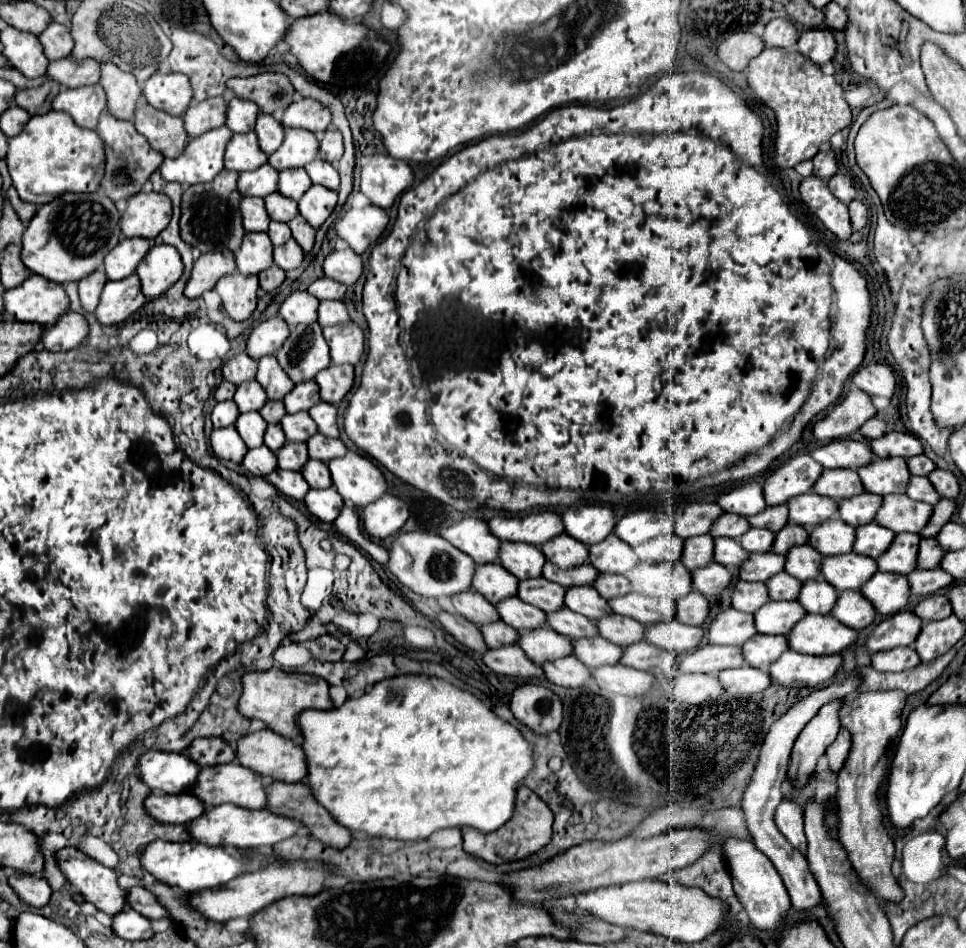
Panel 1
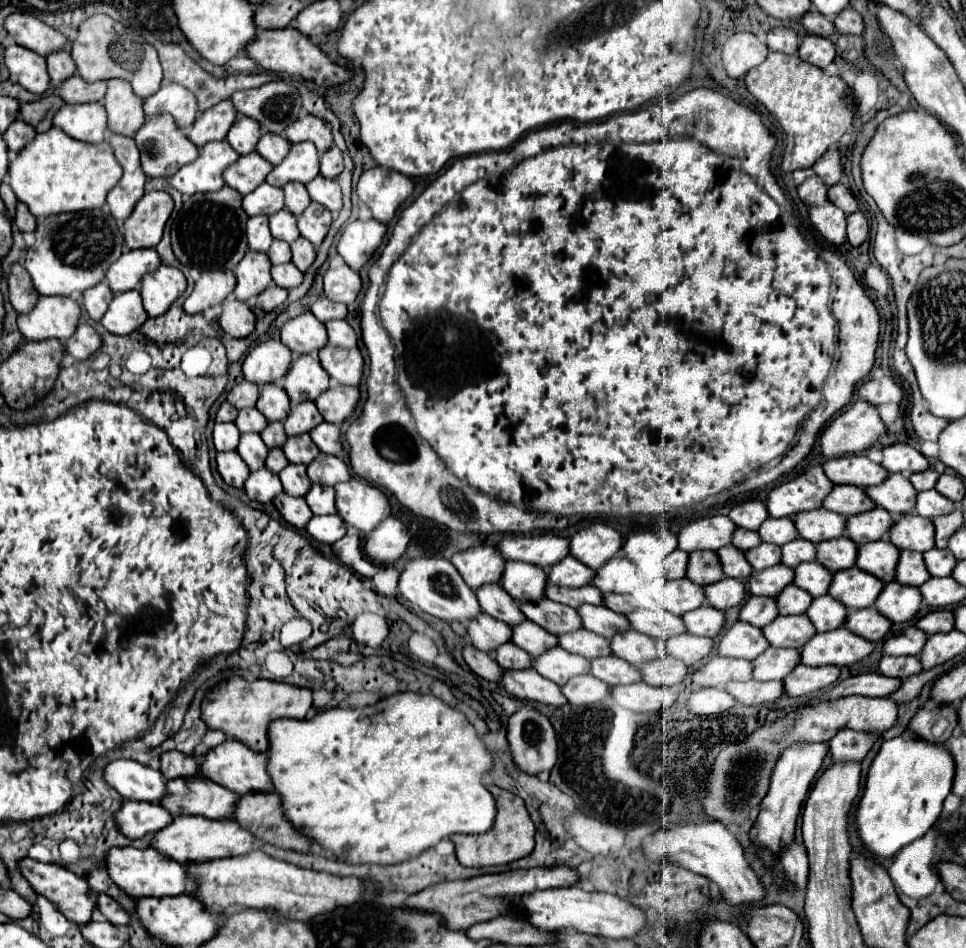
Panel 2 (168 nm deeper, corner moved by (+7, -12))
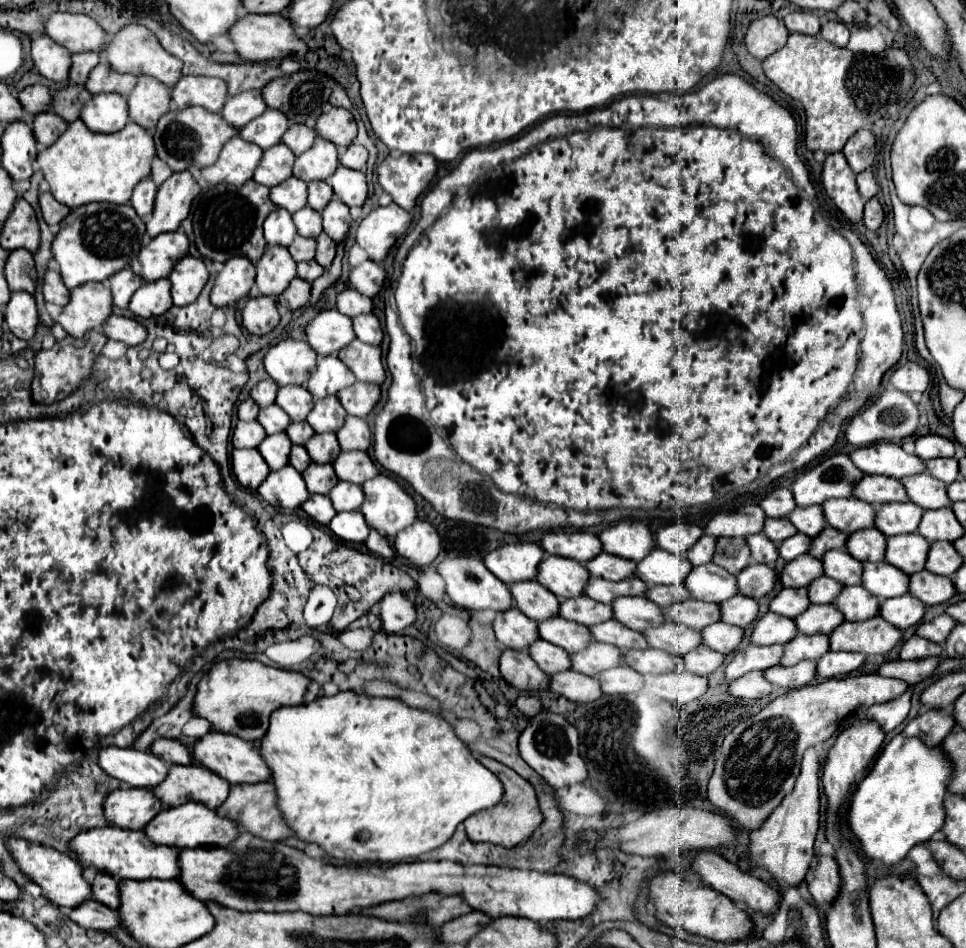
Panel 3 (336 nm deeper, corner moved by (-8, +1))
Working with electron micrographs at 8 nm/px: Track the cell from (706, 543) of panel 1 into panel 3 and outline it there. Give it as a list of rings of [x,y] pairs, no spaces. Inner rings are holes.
[[[720,538],[716,540],[716,552],[712,558],[714,564],[720,564],[730,574],[738,574],[750,564],[750,548],[744,538]]]

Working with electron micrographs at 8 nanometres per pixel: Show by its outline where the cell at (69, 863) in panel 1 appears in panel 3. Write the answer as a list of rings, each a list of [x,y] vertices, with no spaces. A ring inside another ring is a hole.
[[[10,838],[8,850],[20,864],[20,870],[26,872],[30,876],[30,880],[34,880],[44,890],[44,896],[48,900],[52,900],[56,906],[78,908],[82,902],[86,902],[92,896],[92,886],[82,876],[84,868],[76,860],[72,860],[68,854],[62,854],[54,848],[46,848],[40,844],[32,844],[22,838]]]

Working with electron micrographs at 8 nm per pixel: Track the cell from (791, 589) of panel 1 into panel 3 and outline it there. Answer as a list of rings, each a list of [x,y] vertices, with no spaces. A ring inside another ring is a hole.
[[[818,576],[808,586],[808,598],[812,604],[828,604],[836,598],[836,592],[840,592],[840,584],[828,576]]]

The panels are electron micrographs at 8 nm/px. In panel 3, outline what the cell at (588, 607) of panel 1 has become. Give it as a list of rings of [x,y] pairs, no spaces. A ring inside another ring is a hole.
[[[620,596],[612,602],[612,610],[614,620],[638,632],[664,622],[662,608],[648,602],[644,596]]]

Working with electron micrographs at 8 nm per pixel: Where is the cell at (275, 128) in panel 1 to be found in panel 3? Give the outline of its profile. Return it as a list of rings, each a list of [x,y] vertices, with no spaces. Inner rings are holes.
[[[292,124],[286,134],[282,136],[282,142],[298,156],[306,152],[312,146],[312,140],[316,138],[316,132],[304,124]]]

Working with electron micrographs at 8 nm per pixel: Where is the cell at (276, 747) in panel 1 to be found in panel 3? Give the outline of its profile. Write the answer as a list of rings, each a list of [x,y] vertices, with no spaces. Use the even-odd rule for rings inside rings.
[[[210,732],[196,742],[192,754],[194,754],[194,760],[198,760],[208,770],[212,770],[214,774],[228,780],[230,784],[244,784],[244,782],[256,784],[256,782],[264,782],[264,780],[272,778],[272,772],[260,754],[260,746],[256,742],[248,742],[248,740],[242,740],[232,734]]]

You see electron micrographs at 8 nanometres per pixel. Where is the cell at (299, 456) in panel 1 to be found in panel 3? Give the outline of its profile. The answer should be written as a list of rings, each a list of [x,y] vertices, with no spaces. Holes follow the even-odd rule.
[[[310,462],[310,466],[302,472],[308,492],[316,492],[316,494],[328,494],[330,488],[338,482],[336,474],[332,472],[330,464],[318,464],[318,462]]]

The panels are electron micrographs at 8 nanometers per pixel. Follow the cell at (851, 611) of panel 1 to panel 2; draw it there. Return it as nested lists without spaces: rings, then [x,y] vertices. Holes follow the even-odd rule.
[[[869,607],[869,609],[857,609],[849,613],[845,627],[869,641],[879,641],[891,631],[893,623],[881,613],[877,613],[875,607]]]

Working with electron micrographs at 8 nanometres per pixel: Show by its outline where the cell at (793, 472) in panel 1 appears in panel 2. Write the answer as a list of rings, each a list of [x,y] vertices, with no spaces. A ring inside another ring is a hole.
[[[815,465],[797,479],[775,487],[767,495],[767,511],[771,517],[791,517],[795,513],[819,509],[831,489],[833,483],[825,477],[825,471]]]

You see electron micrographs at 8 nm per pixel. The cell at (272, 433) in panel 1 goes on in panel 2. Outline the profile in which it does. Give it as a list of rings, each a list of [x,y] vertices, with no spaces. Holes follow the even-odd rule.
[[[271,449],[271,451],[269,451],[269,455],[267,455],[267,469],[269,469],[271,473],[279,473],[281,469],[285,469],[287,463],[289,463],[289,461],[287,461],[285,453],[281,453],[281,449]]]

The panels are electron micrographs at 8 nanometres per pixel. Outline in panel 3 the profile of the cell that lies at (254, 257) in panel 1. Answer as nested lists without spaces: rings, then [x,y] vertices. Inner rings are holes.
[[[270,244],[256,262],[256,284],[264,296],[280,296],[290,280],[296,278],[296,262],[288,248]]]

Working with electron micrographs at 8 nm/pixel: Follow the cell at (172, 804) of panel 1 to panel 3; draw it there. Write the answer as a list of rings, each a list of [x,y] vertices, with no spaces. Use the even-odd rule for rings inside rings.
[[[144,788],[110,792],[104,802],[104,812],[110,824],[130,830],[144,830],[146,824],[162,812],[162,808],[162,802],[152,794],[152,790]]]

